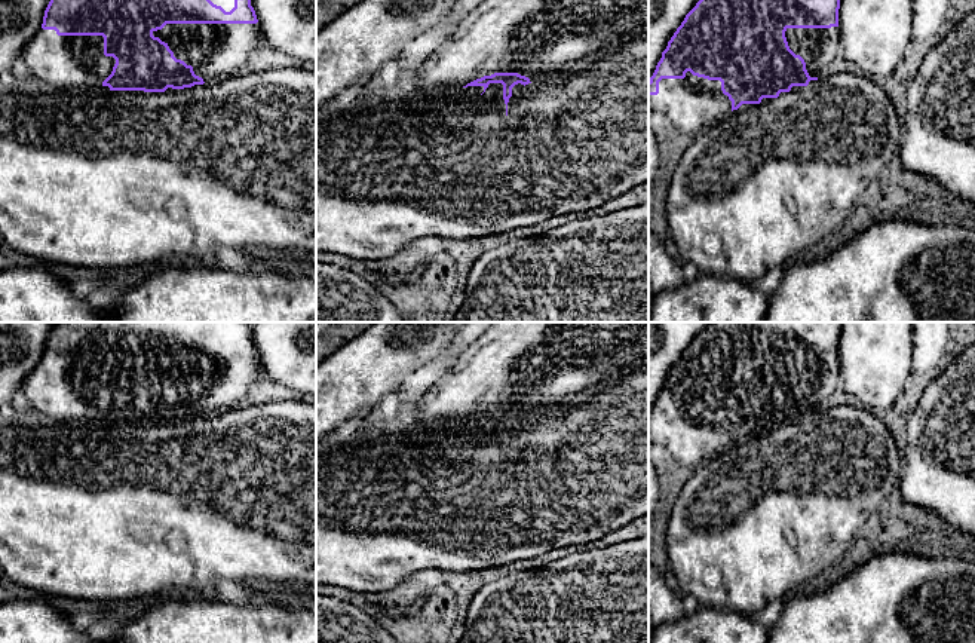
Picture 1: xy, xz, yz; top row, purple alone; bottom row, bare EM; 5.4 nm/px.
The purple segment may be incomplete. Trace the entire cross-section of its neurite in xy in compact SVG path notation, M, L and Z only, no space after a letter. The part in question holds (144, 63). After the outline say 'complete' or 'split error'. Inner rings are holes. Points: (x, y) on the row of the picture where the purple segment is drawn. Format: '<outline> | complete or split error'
M50 0L43 16L42 28L24 46L21 59L33 77L55 89L80 89L108 86L110 91L165 92L168 88L184 89L226 79L234 74L248 56L263 45L260 24L251 0Z | split error

